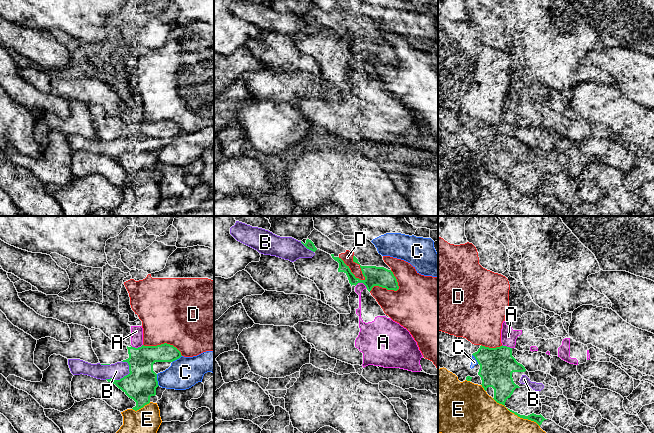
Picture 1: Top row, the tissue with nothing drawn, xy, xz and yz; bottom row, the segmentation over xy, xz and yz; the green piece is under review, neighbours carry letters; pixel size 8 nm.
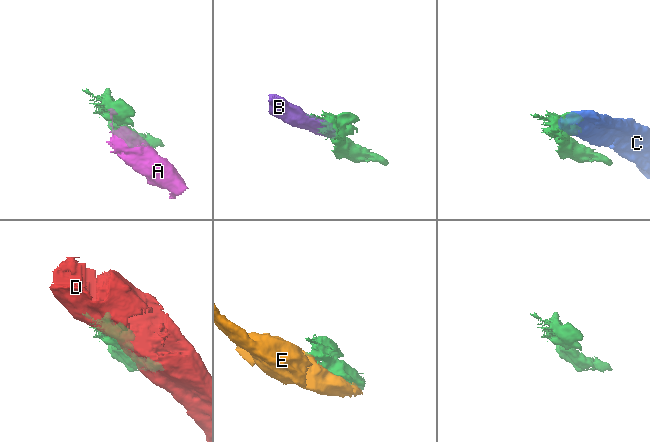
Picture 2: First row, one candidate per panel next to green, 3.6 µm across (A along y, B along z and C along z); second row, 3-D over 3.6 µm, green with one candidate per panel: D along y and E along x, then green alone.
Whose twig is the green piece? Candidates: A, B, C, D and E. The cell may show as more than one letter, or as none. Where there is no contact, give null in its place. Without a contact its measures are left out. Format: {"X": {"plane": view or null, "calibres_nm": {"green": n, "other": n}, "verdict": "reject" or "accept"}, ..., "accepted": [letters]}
{"A": {"plane": "xz", "calibres_nm": {"green": 160, "other": 70}, "verdict": "reject"}, "B": {"plane": "xy", "calibres_nm": {"green": 260, "other": 130}, "verdict": "reject"}, "C": {"plane": "xy", "calibres_nm": {"green": 260, "other": 240}, "verdict": "reject"}, "D": {"plane": "xz", "calibres_nm": {"green": 160, "other": 90}, "verdict": "reject"}, "E": {"plane": "yz", "calibres_nm": {"green": 70, "other": 280}, "verdict": "reject"}, "accepted": []}

